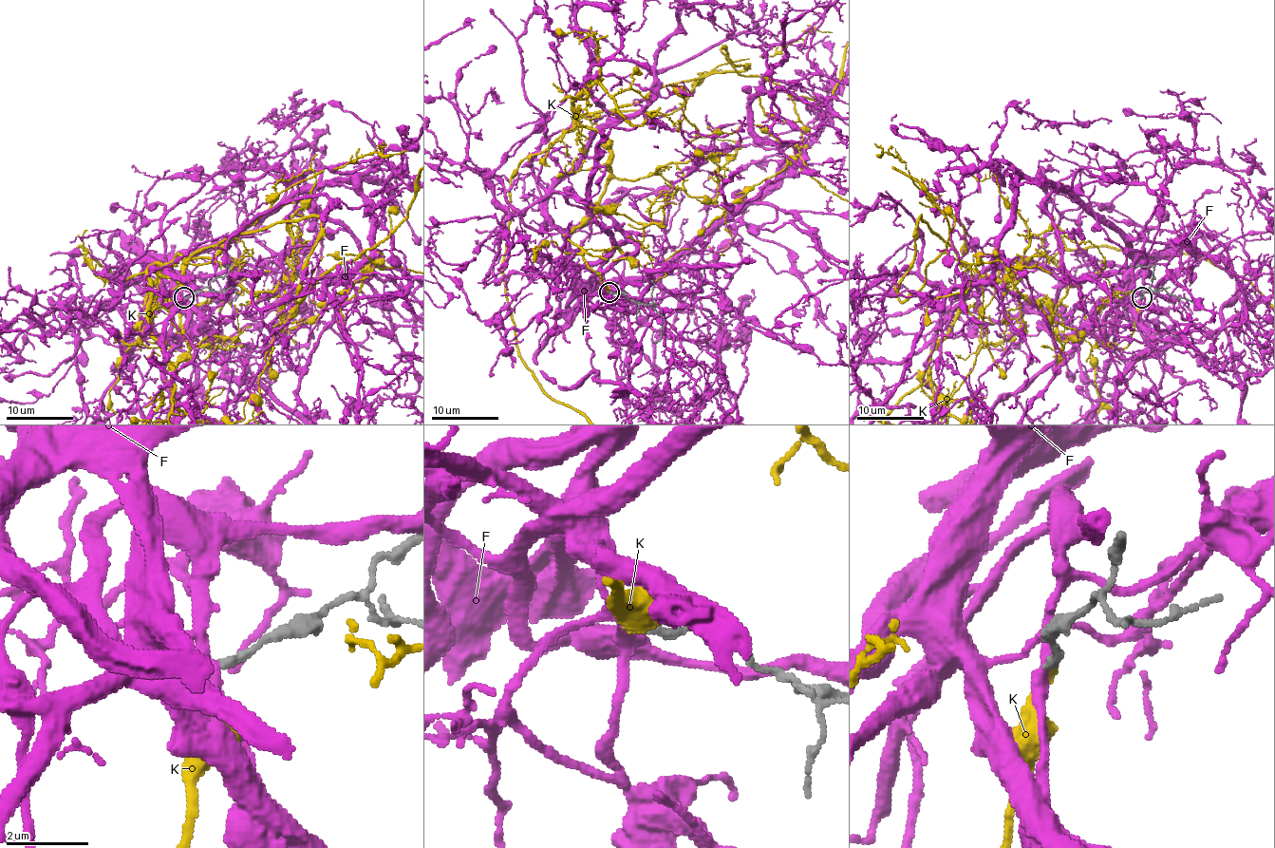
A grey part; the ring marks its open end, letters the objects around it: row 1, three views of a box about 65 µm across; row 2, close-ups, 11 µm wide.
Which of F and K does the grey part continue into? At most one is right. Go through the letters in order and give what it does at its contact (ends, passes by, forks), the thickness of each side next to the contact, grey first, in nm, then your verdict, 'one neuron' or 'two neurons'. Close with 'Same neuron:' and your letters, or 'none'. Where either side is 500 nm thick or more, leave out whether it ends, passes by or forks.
F: it forks; calibres 220 and 260 nm; two neurons
K: it ends; calibres 220 and 190 nm; one neuron
Same neuron: K

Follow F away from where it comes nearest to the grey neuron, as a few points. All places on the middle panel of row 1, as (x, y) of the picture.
F: (609, 292), (598, 276), (536, 365), (560, 386), (595, 371), (666, 413), (669, 391)

